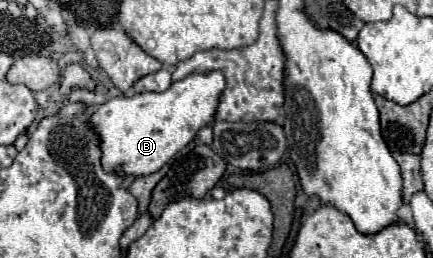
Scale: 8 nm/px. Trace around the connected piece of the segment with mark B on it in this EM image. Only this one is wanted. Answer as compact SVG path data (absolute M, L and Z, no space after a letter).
M221 72L189 74L187 78L173 82L165 92L119 96L99 104L89 118L89 126L99 136L103 170L115 172L115 168L121 168L125 176L135 178L157 172L195 138L199 128L215 120L223 88L225 78Z

